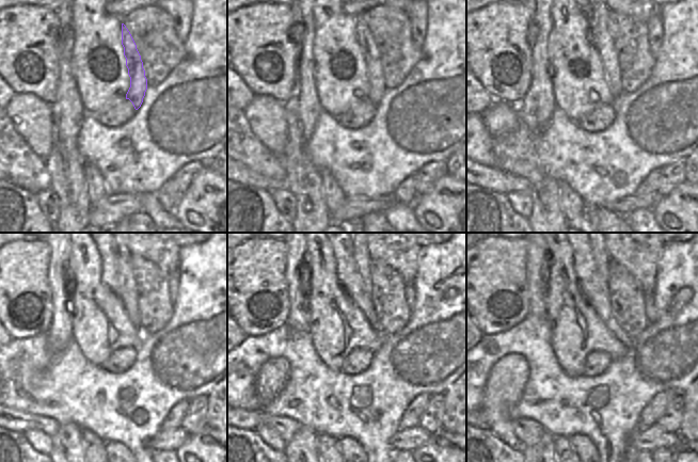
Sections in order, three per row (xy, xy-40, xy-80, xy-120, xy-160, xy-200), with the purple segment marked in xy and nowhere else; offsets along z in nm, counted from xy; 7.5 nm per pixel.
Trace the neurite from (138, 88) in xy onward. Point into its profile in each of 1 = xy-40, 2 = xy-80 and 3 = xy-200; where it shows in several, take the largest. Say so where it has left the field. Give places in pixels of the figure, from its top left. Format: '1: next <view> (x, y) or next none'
1: next xy-40 (368, 47)
2: next xy-80 (599, 35)
3: next xy-200 (601, 254)

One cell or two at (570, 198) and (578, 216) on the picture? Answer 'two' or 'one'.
one

